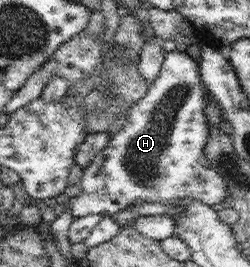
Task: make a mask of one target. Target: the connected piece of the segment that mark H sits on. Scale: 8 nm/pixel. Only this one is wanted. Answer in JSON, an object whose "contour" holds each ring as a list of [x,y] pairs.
{"contour":[[[177,49],[170,53],[165,53],[165,58],[155,83],[150,86],[148,93],[144,95],[141,100],[138,100],[138,102],[134,102],[134,106],[130,108],[128,124],[126,124],[122,130],[118,130],[118,132],[110,138],[107,146],[98,153],[86,168],[83,169],[84,175],[82,175],[79,182],[79,195],[74,197],[73,201],[71,201],[72,217],[74,219],[86,217],[90,214],[101,215],[102,218],[105,216],[113,216],[120,211],[132,210],[133,206],[136,206],[138,203],[171,202],[171,200],[189,198],[214,207],[217,204],[228,202],[229,192],[227,191],[227,186],[222,180],[222,177],[220,177],[217,172],[211,170],[204,153],[208,136],[210,136],[210,129],[212,129],[206,117],[206,109],[204,109],[204,106],[206,106],[206,96],[210,96],[210,93],[208,93],[208,89],[206,89],[204,83],[200,81],[200,71],[198,71],[198,66],[199,62],[194,60],[188,53],[184,53],[184,51],[179,51]]]}

